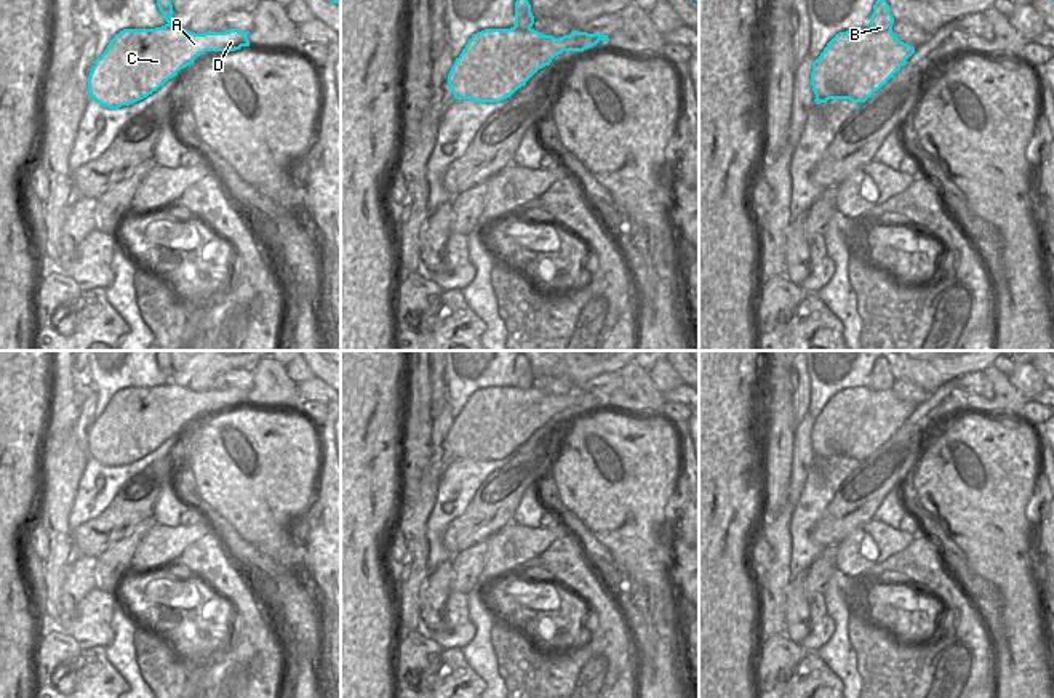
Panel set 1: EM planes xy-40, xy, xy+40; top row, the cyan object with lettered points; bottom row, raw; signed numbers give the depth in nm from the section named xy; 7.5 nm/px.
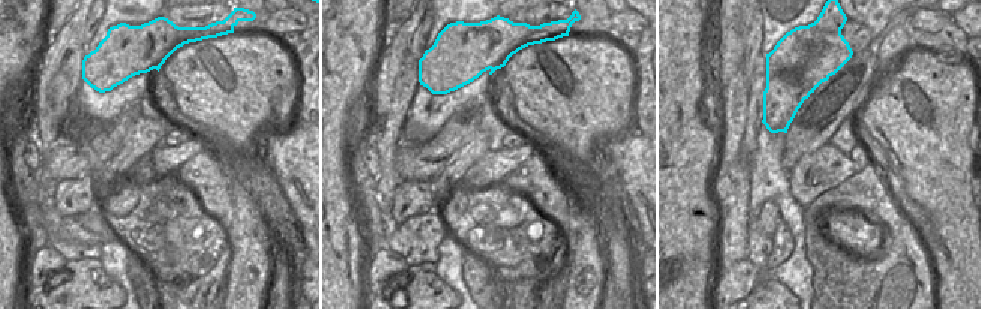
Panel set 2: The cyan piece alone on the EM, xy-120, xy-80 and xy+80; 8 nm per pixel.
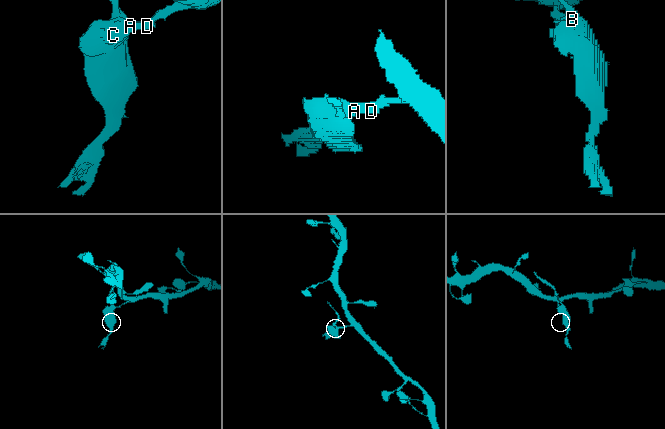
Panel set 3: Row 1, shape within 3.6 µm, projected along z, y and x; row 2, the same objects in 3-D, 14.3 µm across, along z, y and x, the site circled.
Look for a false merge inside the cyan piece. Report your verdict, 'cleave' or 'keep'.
cleave

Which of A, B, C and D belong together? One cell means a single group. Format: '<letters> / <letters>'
A C D / B

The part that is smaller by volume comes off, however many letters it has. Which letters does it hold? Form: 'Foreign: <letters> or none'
Foreign: B

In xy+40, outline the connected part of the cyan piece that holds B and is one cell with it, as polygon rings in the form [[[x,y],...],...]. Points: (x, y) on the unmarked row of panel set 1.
[[[880,355],[873,363],[873,371],[870,375],[870,389],[872,391],[891,391],[894,383],[894,376],[889,371],[888,360]]]

